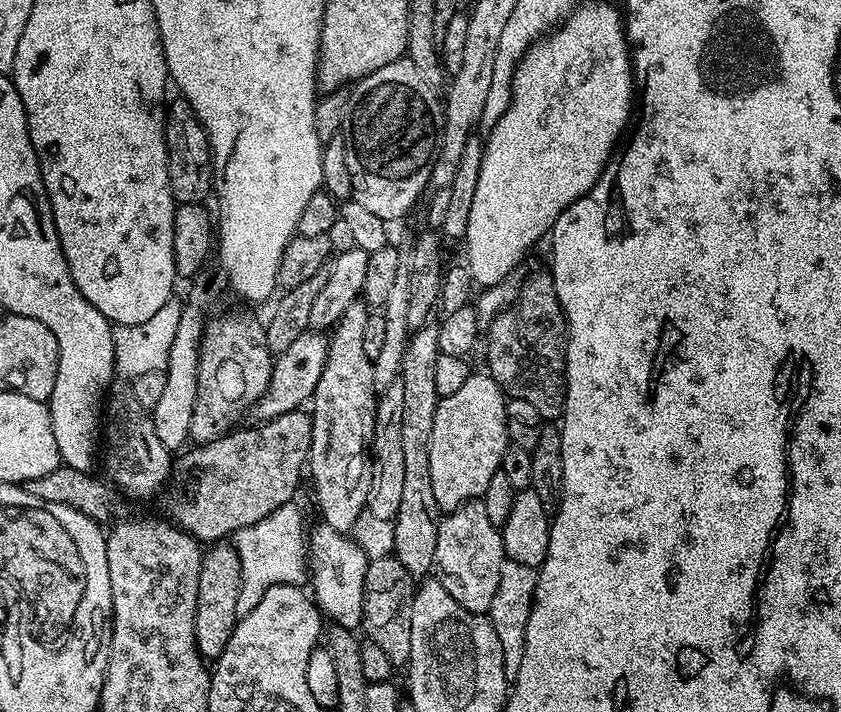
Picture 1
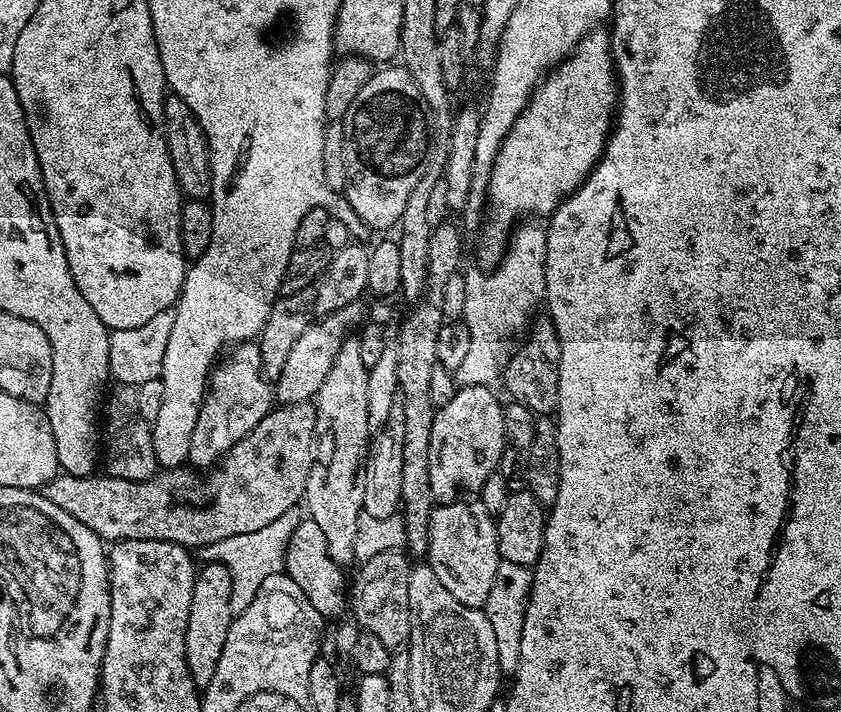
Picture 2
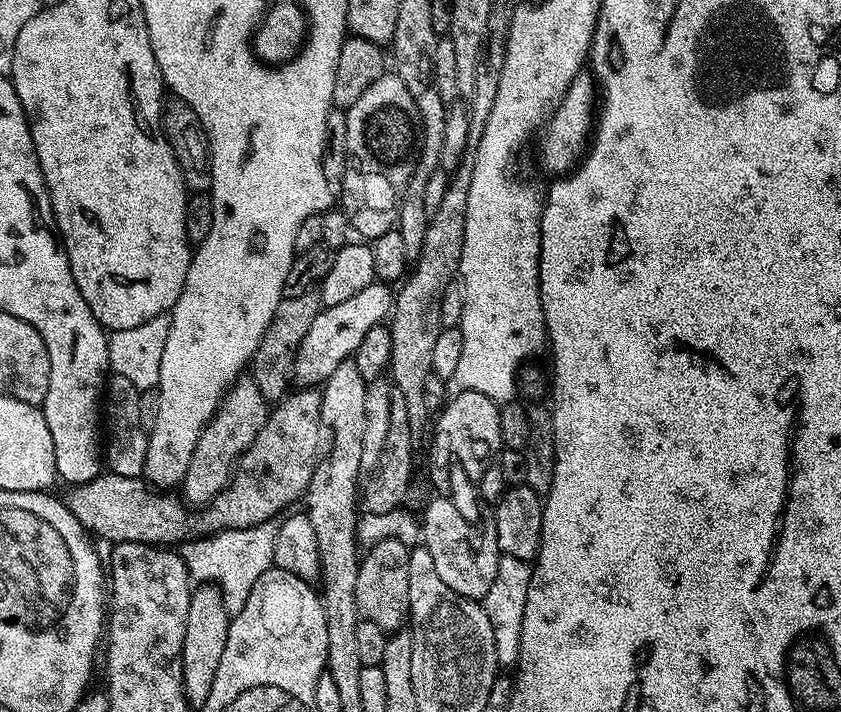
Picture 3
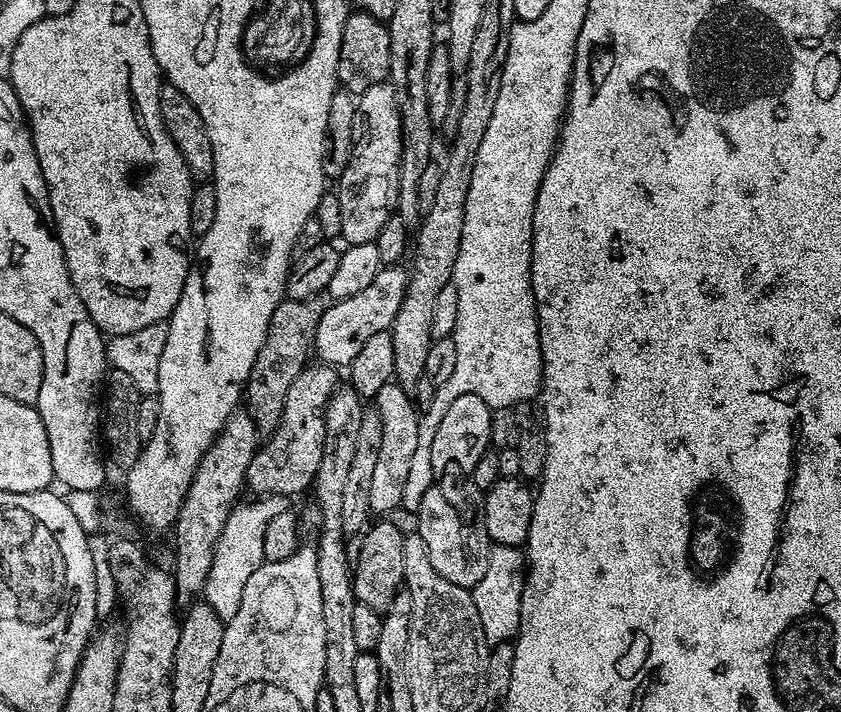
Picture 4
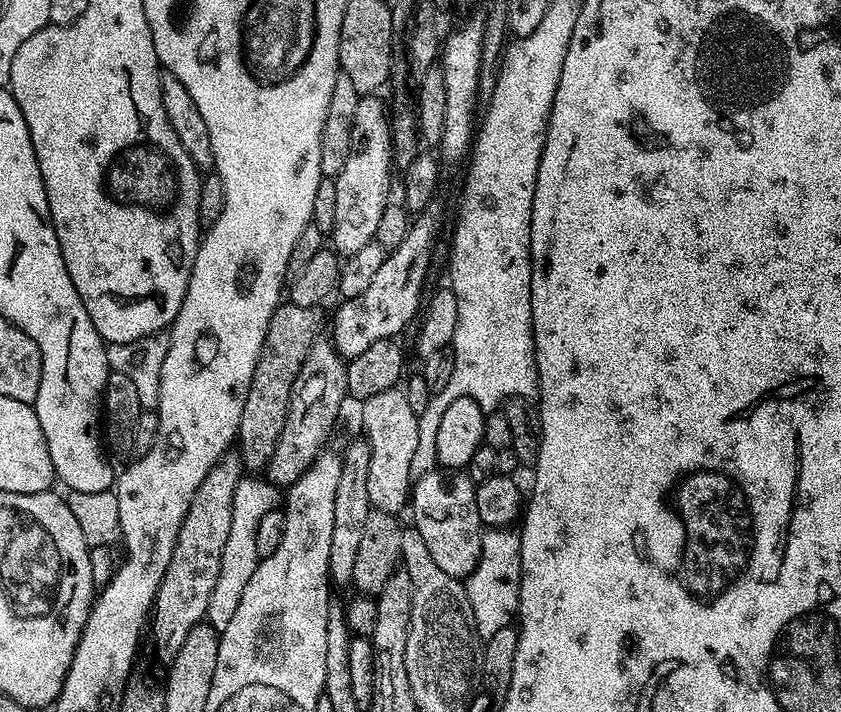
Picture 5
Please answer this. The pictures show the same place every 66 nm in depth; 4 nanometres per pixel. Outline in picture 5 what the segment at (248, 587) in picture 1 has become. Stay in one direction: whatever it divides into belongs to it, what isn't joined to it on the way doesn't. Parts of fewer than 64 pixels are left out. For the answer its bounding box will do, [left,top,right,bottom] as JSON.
[206,478,282,633]

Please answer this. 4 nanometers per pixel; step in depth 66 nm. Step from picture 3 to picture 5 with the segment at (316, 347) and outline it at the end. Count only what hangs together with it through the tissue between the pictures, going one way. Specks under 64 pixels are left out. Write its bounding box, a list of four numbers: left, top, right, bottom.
[330,210,440,358]

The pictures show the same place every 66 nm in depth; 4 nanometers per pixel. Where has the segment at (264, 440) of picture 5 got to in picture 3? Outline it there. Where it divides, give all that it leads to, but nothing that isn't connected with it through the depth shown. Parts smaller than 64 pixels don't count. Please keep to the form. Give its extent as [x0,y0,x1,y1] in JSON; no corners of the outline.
[250,290,321,402]

